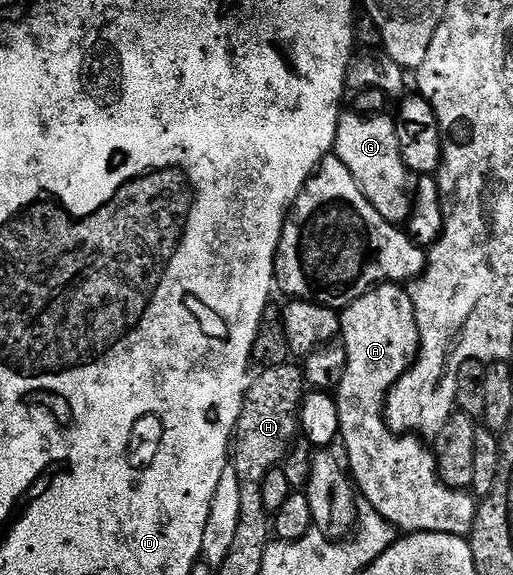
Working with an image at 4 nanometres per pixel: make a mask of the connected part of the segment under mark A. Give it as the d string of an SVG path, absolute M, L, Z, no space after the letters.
M382 283L364 293L364 297L352 301L352 305L341 308L340 318L340 343L346 347L347 363L343 379L336 388L336 398L342 430L340 443L341 446L346 446L344 459L355 488L368 506L376 509L379 517L394 527L395 532L411 535L448 533L469 536L478 512L478 503L470 496L471 492L457 491L444 485L444 481L438 475L433 450L417 434L399 433L386 424L386 398L389 397L396 381L400 381L400 377L410 370L410 366L418 358L416 309L412 305L409 290L397 283Z

